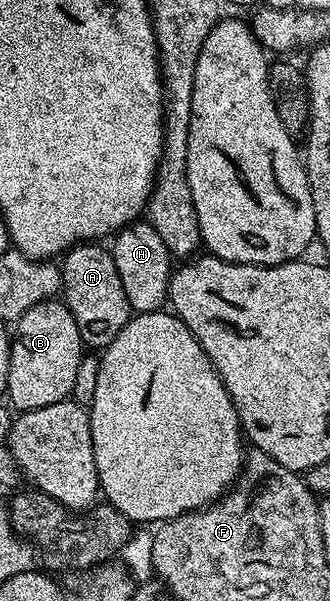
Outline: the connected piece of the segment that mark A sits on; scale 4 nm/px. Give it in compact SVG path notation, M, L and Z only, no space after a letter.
M98 242L75 244L60 260L61 295L68 310L72 310L72 318L76 318L76 330L80 330L83 345L90 350L106 349L132 315L128 294L124 294L120 274L116 274L113 251L102 246Z

